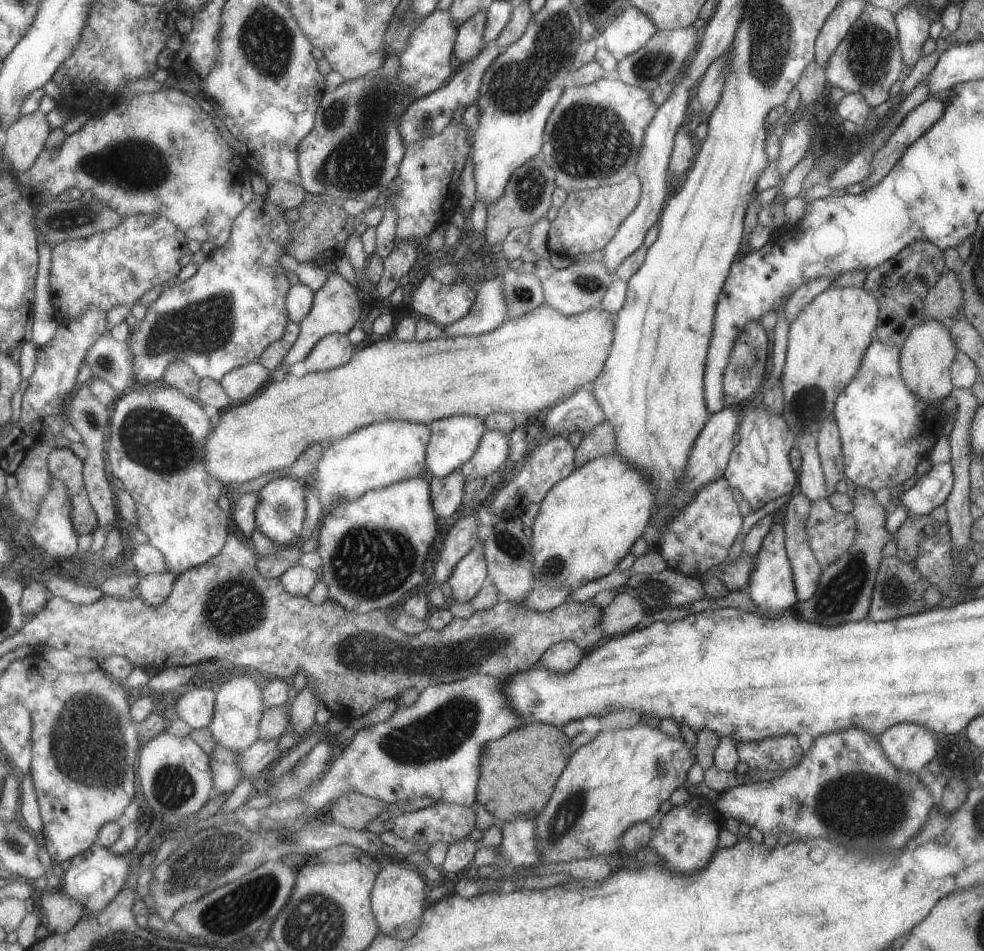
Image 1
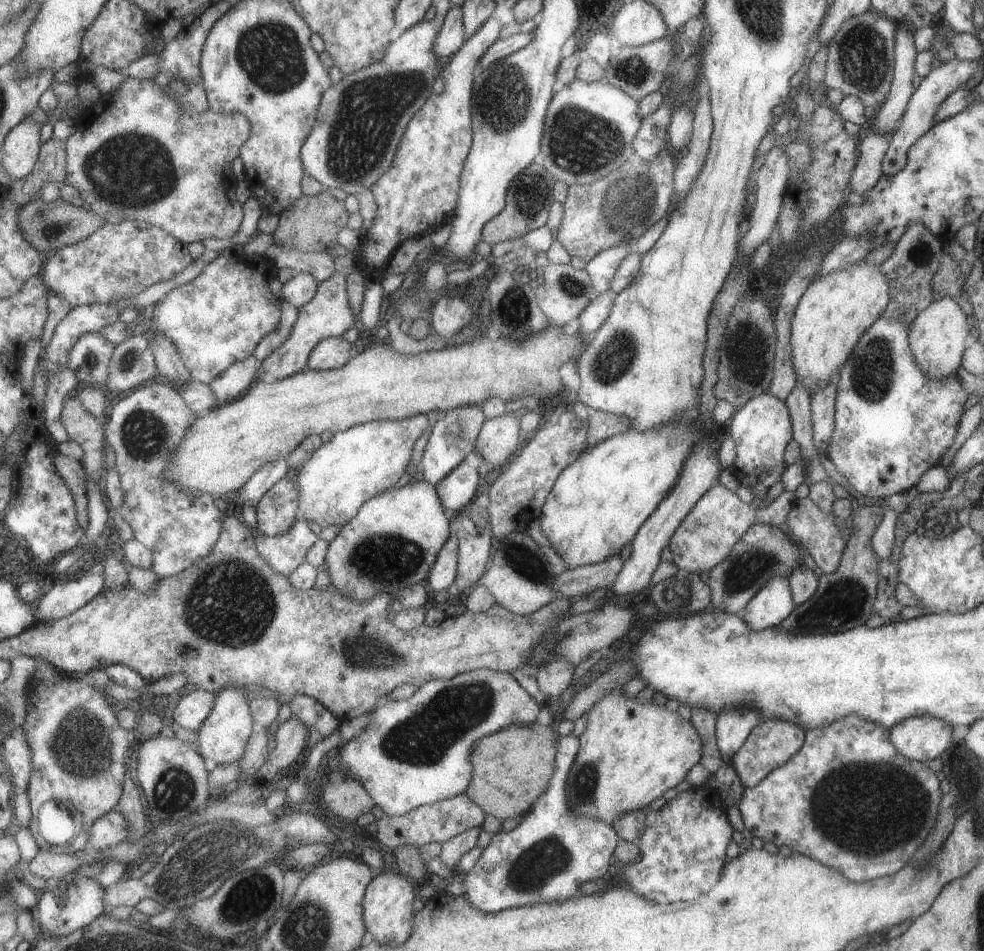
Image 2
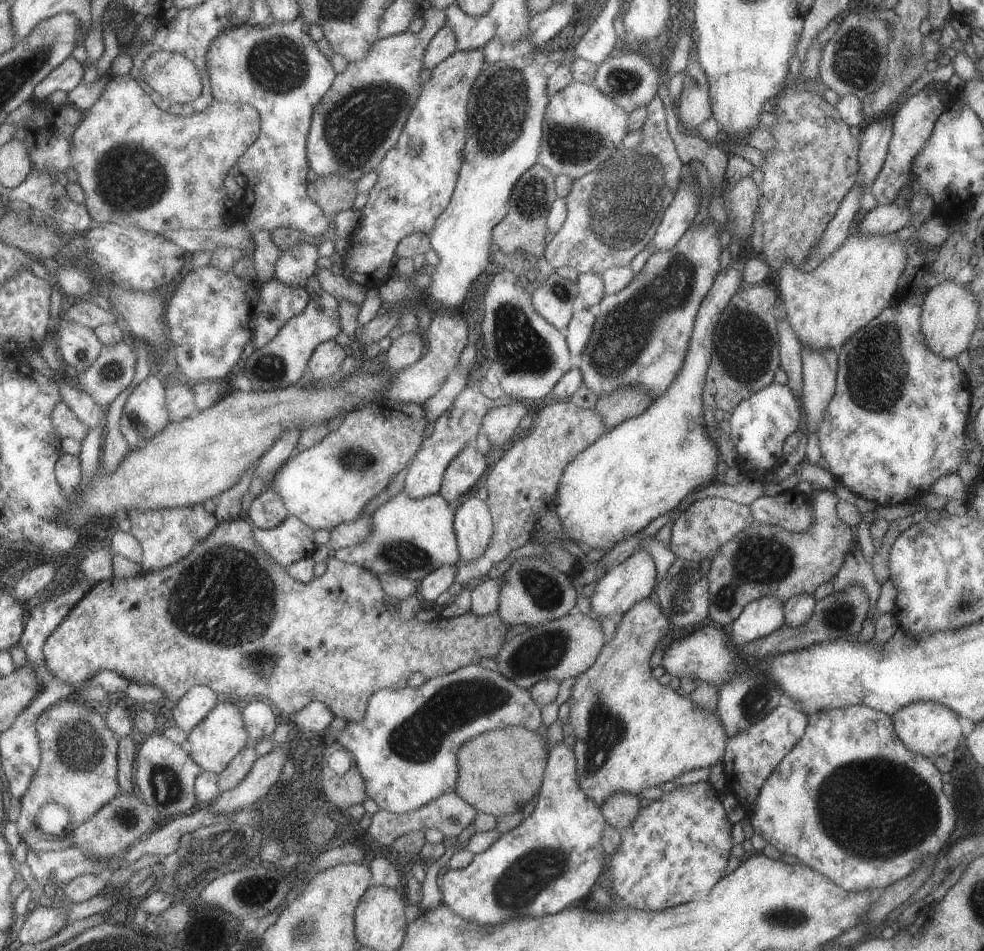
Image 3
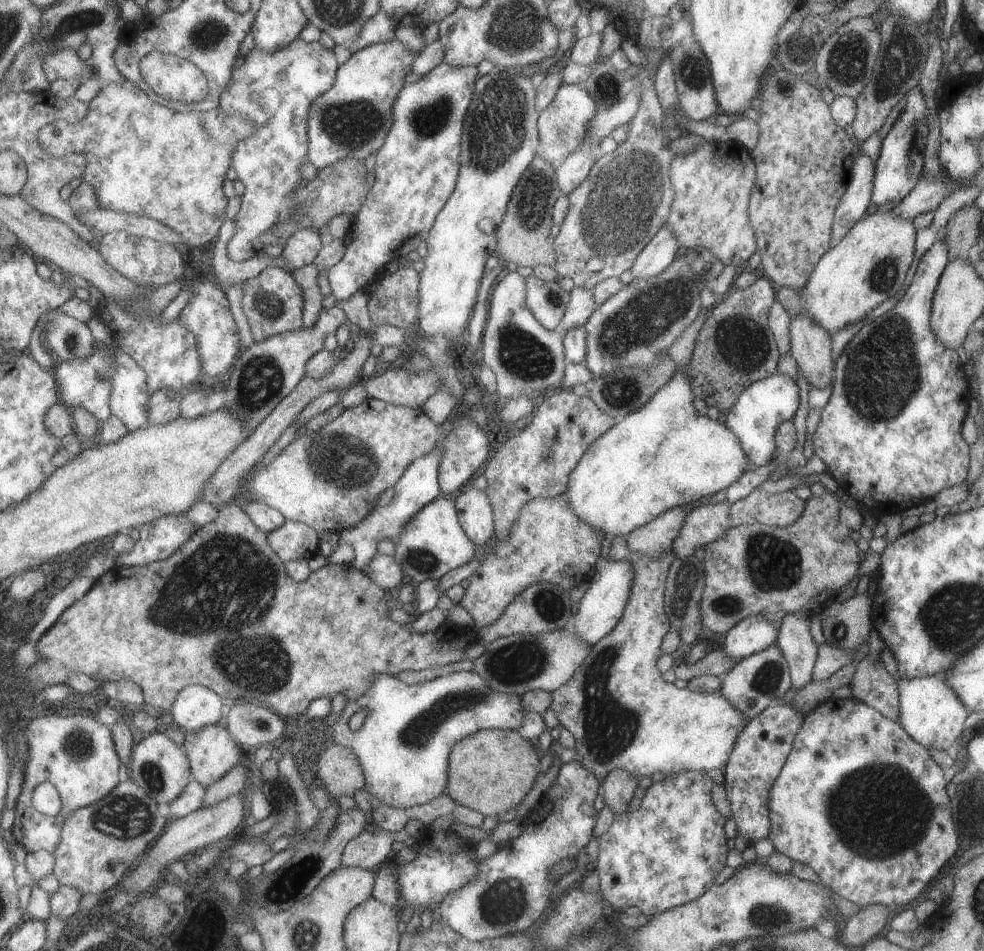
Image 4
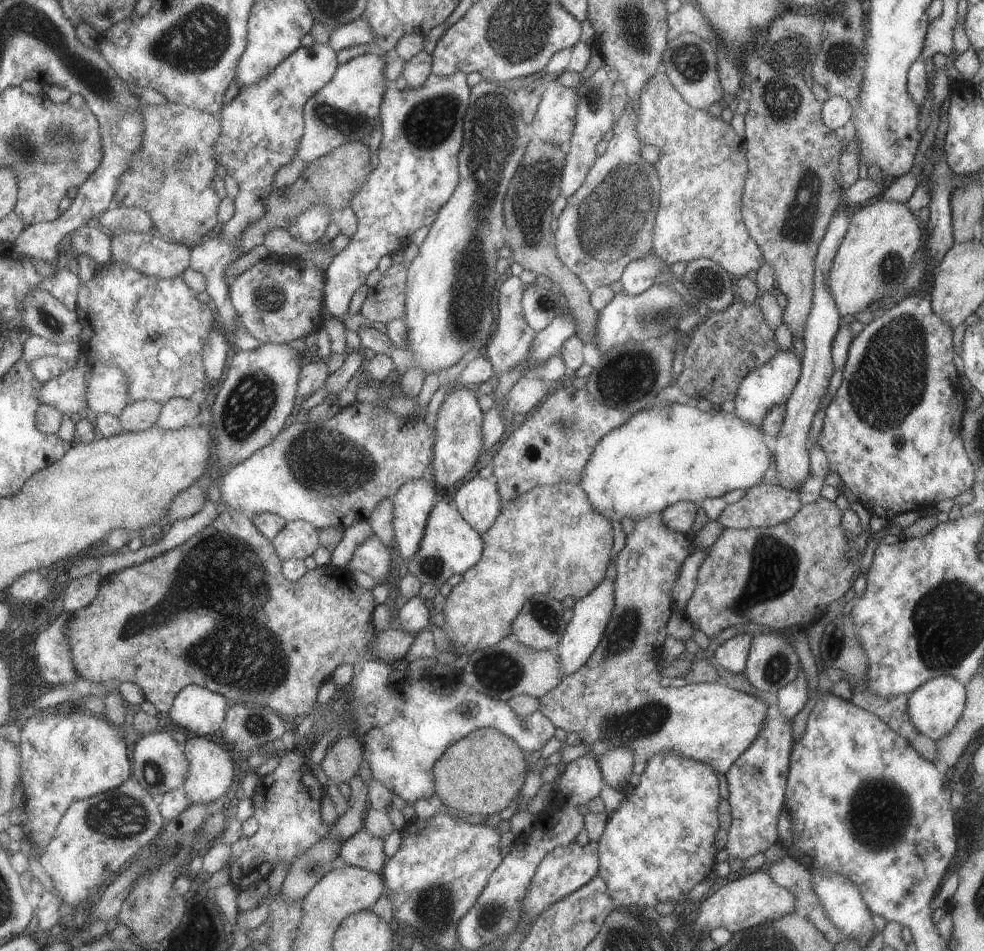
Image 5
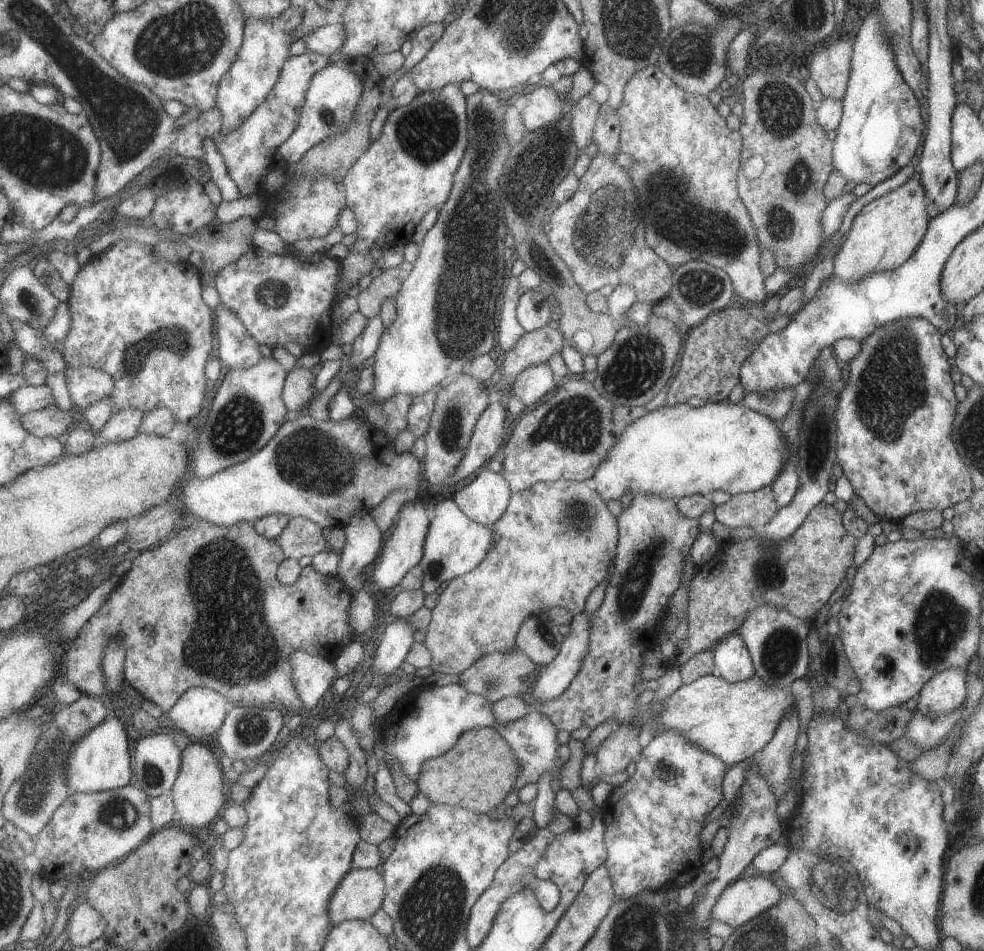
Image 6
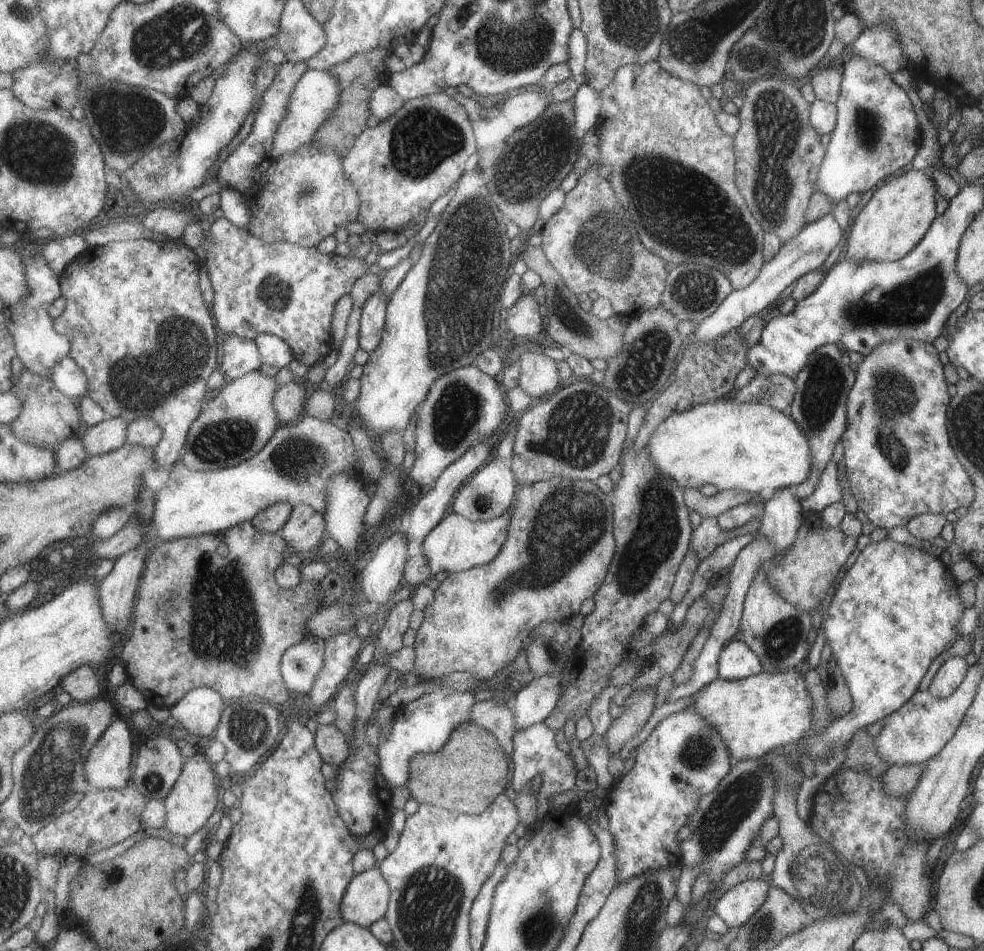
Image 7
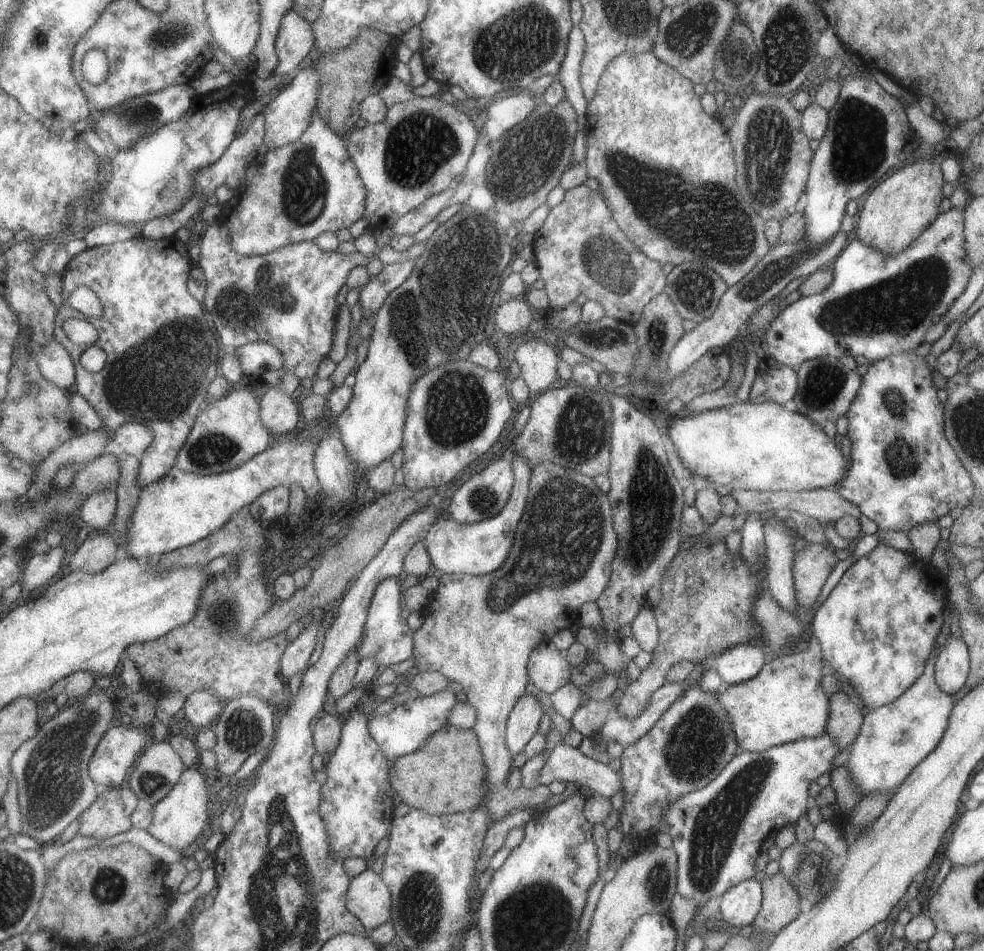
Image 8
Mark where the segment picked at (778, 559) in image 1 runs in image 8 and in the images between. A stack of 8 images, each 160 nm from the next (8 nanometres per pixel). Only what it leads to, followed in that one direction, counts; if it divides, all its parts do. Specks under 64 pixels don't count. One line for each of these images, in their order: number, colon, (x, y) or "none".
2: (773, 601)
3: (759, 618)
4: (752, 634)
5: (731, 655)
6: (731, 659)
7: (735, 661)
8: (741, 662)

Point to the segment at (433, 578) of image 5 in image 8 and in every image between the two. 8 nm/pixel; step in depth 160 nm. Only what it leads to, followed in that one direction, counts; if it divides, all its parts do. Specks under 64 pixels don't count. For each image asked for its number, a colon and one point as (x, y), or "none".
6: (456, 545)
7: (458, 544)
8: (479, 549)

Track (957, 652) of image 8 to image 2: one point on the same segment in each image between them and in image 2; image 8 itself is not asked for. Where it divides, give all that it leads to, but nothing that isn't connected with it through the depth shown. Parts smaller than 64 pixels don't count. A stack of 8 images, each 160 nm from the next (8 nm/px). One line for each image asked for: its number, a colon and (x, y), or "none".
2: (922, 738)
3: (928, 728)
4: (928, 710)
5: (933, 708)
6: (944, 691)
7: (948, 676)

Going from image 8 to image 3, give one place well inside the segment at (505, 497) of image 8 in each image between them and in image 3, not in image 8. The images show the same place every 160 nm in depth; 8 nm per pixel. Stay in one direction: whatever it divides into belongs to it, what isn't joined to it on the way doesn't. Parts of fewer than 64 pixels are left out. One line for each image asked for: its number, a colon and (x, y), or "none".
3: (474, 523)
4: (476, 512)
5: (479, 500)
6: (485, 500)
7: (490, 493)

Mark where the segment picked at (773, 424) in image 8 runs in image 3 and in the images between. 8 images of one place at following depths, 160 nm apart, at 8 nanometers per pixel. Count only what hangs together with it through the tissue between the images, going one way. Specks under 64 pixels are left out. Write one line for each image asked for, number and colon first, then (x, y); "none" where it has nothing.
3: (613, 489)
4: (664, 455)
5: (647, 463)
6: (675, 451)
7: (747, 446)

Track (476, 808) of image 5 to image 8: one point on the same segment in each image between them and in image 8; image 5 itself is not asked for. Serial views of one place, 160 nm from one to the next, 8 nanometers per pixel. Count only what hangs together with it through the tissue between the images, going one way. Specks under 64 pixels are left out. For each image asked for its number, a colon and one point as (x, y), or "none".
6: (481, 771)
7: (467, 775)
8: (448, 775)

